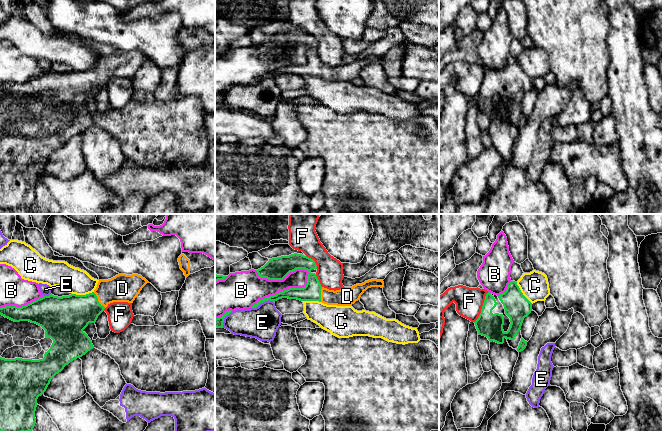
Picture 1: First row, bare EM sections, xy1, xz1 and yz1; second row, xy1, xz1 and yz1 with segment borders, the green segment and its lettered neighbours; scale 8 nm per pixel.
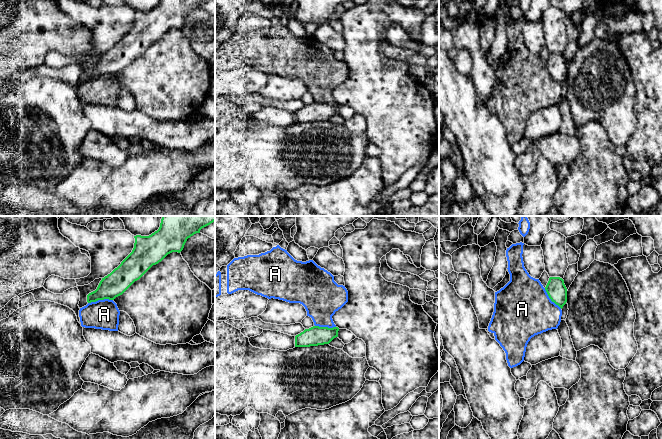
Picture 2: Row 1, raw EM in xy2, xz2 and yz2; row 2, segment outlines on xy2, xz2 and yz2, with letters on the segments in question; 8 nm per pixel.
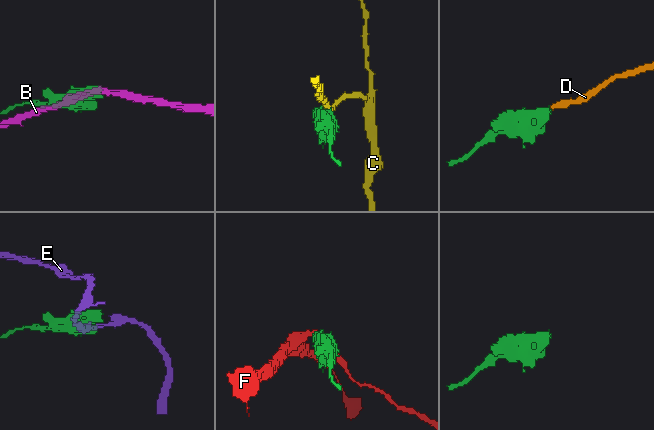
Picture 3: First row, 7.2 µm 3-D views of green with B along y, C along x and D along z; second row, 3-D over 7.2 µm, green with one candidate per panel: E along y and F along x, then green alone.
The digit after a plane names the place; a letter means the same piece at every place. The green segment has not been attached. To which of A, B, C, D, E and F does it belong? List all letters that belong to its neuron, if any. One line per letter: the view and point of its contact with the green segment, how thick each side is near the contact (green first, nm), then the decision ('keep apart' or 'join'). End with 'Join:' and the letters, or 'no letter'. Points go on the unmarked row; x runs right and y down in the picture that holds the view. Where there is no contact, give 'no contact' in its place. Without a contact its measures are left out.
A: contact xy2 (100, 75); calibres 190 and 240 nm; keep apart
B: contact xz1 (284, 66); calibres 180 and 220 nm; keep apart
C: contact xy1 (82, 71); calibres 360 and 200 nm; keep apart
D: contact xy1 (97, 76); calibres 320 and 220 nm; join
E: contact xz1 (262, 78); calibres 120 and 260 nm; keep apart
F: contact yz1 (482, 83); calibres 200 and 220 nm; keep apart
Join: D

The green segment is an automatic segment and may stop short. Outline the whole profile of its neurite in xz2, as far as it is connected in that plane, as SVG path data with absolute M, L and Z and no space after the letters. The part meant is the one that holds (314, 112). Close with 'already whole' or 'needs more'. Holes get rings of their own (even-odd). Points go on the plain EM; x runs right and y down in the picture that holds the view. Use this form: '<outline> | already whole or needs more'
M313 102L295 112L295 123L310 123L329 120L338 113L338 103L328 104Z | already whole

